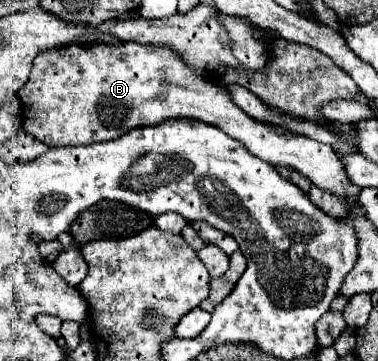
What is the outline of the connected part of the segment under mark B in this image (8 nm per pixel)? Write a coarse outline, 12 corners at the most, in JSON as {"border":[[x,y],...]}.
{"border":[[167,49],[41,51],[19,89],[47,147],[199,119],[347,193],[329,145],[251,121]]}

